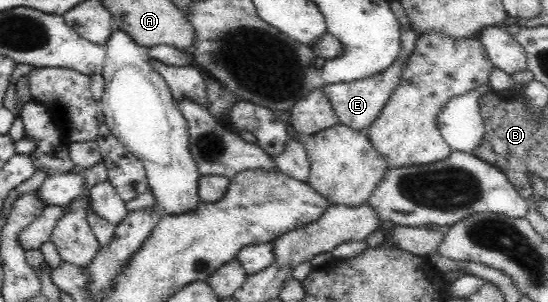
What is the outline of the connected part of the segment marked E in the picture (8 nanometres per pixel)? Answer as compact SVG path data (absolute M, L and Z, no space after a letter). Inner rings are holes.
M413 29L399 31L399 55L395 57L395 61L385 67L381 73L357 79L352 83L339 83L333 85L325 84L323 87L324 94L329 98L335 113L337 114L339 123L347 125L355 130L367 130L367 128L379 117L381 110L385 107L387 100L391 94L395 92L396 86L400 83L401 71L405 65L405 61L415 43L415 31Z

